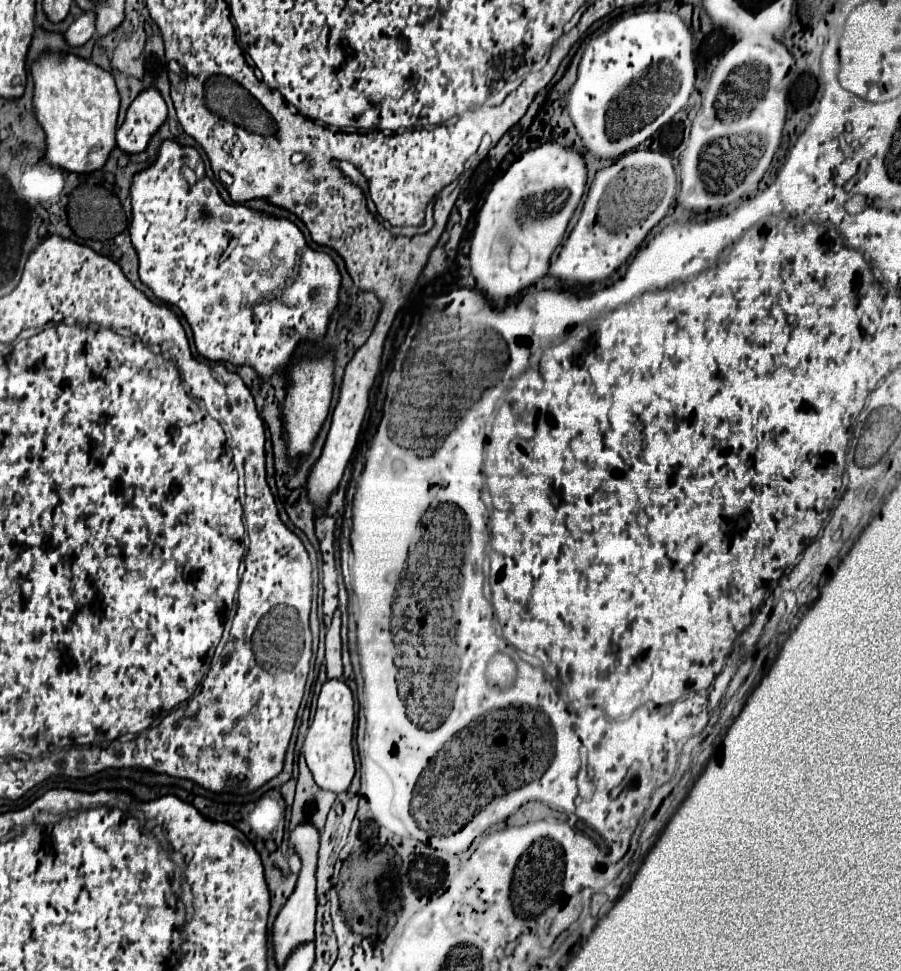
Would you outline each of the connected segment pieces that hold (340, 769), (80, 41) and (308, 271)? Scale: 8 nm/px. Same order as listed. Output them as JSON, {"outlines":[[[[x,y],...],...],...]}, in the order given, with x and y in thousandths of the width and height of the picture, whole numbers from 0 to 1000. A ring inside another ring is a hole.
{"outlines":[[[[364,700],[353,717],[353,729],[349,744],[337,764],[337,781],[349,797],[355,812],[373,818],[382,816],[393,799],[393,777],[391,777],[391,746],[393,746],[393,721],[382,700]]],[[[93,12],[71,35],[73,39],[73,45],[80,47],[80,49],[87,49],[87,47],[93,47],[104,35],[104,16],[100,12]]],[[[193,144],[180,146],[175,165],[164,175],[149,181],[144,200],[144,243],[155,266],[155,288],[175,309],[200,317],[215,342],[220,365],[235,373],[246,371],[260,377],[275,375],[291,389],[300,389],[304,383],[315,381],[333,350],[349,352],[362,344],[377,301],[377,280],[371,268],[362,260],[351,260],[340,253],[331,233],[322,227],[300,225],[264,210],[251,210],[229,181],[226,167],[215,152],[200,150]],[[202,171],[218,177],[218,189],[206,187]],[[293,245],[300,245],[297,249],[304,253],[293,253]],[[257,247],[262,247],[262,253],[251,266],[246,266]],[[293,257],[295,262],[297,257],[304,260],[304,264],[295,264],[295,270]]]]}

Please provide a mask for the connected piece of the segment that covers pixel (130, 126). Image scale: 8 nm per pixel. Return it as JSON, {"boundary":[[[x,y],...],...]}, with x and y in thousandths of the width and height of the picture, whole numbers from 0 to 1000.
{"boundary":[[[160,93],[142,111],[138,128],[131,132],[131,152],[140,159],[155,159],[164,152],[166,142],[184,126],[184,105],[178,95]]]}

